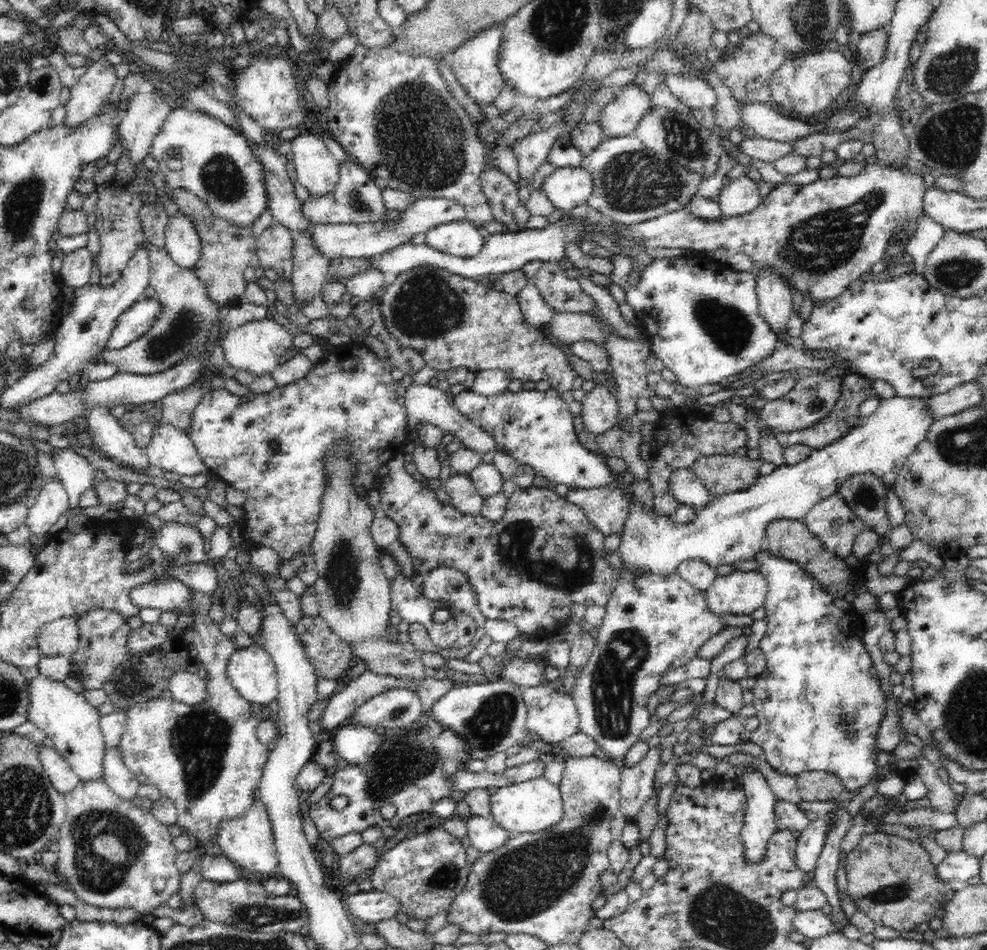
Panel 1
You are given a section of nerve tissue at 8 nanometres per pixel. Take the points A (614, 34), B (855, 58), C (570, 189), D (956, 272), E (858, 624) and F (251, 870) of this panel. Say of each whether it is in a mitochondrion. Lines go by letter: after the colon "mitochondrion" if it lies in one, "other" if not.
A: other
B: other
C: other
D: mitochondrion
E: other
F: other

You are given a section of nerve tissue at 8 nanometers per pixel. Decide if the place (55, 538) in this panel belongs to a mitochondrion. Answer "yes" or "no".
no

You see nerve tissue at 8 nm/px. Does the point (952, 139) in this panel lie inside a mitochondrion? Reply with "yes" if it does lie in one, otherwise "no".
yes

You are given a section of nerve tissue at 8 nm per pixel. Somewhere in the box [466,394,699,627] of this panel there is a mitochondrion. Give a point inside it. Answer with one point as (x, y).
(513, 556)

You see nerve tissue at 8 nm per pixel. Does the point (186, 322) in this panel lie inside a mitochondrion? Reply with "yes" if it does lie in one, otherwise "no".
yes

